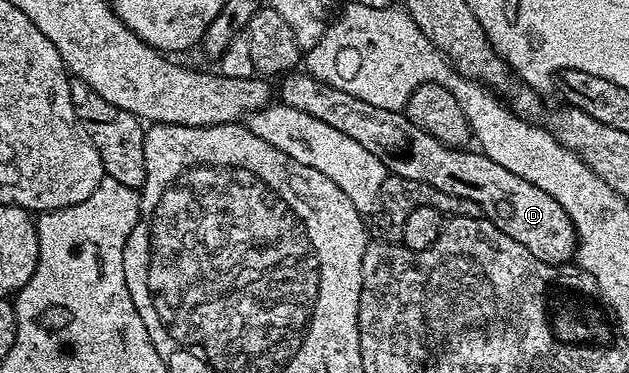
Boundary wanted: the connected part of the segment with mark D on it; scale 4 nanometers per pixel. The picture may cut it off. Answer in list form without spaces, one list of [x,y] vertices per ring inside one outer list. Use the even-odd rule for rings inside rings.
[[[302,70],[284,74],[278,83],[277,99],[282,106],[292,107],[308,120],[316,119],[319,122],[316,124],[349,136],[357,145],[369,149],[377,161],[387,166],[390,174],[409,177],[409,181],[425,181],[425,185],[433,185],[433,189],[441,189],[441,193],[449,193],[465,201],[477,201],[486,219],[497,225],[501,233],[509,233],[513,241],[521,241],[533,257],[551,263],[551,255],[570,256],[574,252],[577,246],[575,227],[565,209],[561,209],[561,205],[557,205],[545,189],[529,185],[529,181],[517,177],[517,173],[509,173],[509,169],[497,165],[497,161],[488,155],[475,149],[446,147],[437,141],[437,137],[429,137],[425,129],[417,129],[403,111],[369,105],[369,101],[361,101],[328,83],[322,83]]]

